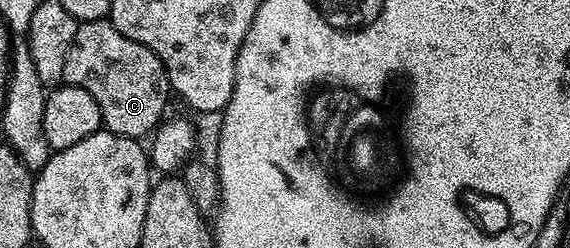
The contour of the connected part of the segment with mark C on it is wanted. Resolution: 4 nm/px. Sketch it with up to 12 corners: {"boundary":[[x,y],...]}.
{"boundary":[[108,18],[78,26],[63,80],[138,141],[171,100],[163,61]]}

